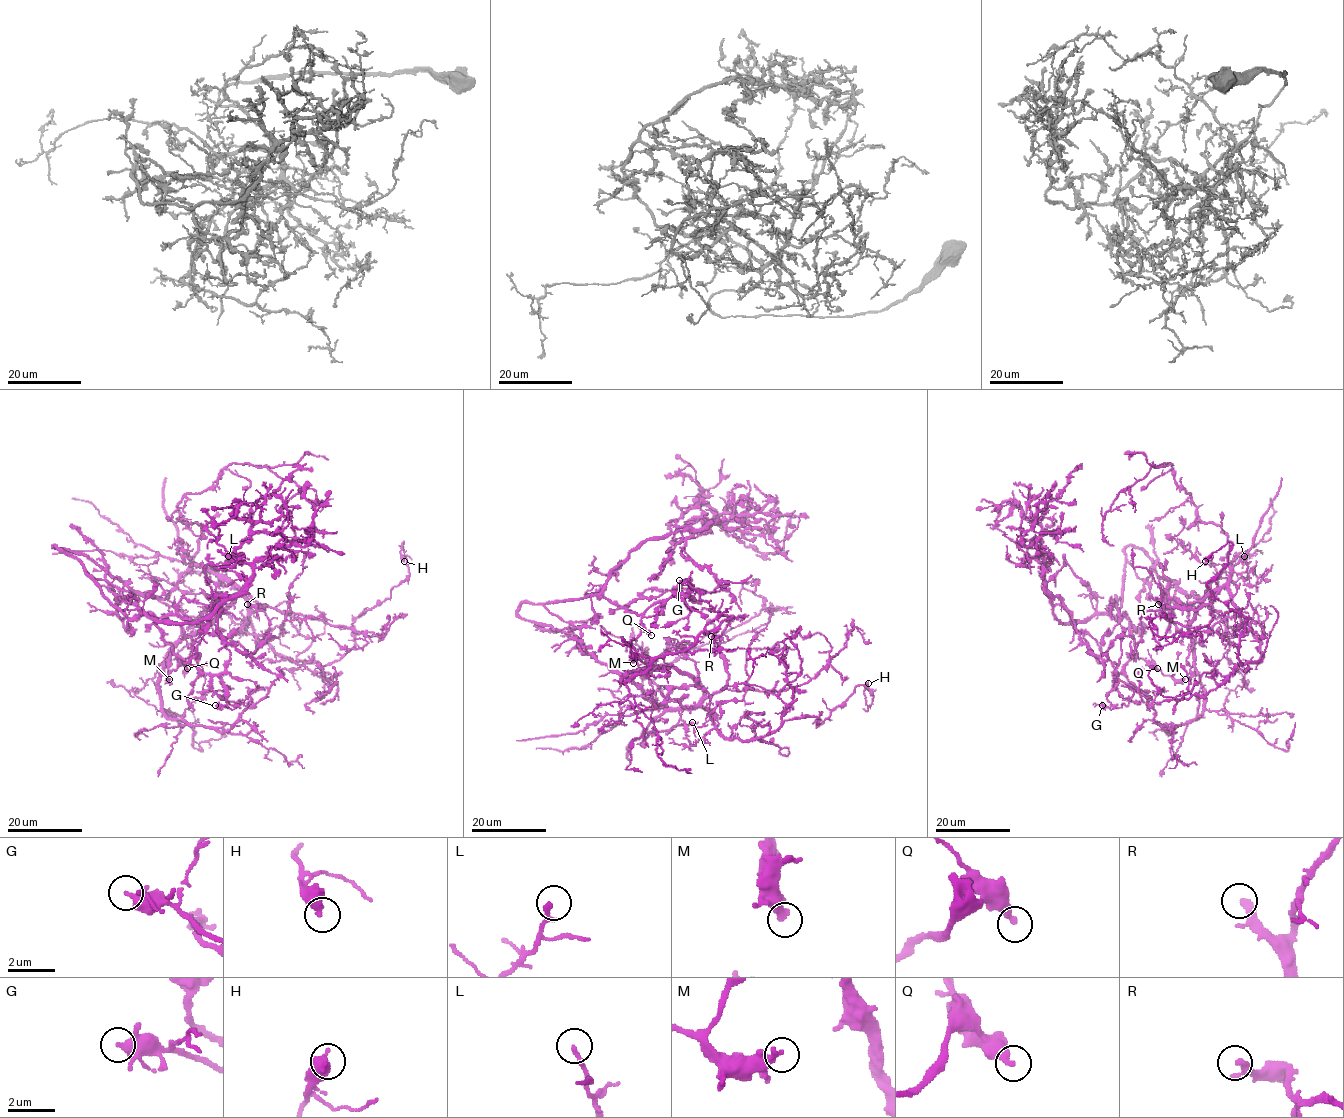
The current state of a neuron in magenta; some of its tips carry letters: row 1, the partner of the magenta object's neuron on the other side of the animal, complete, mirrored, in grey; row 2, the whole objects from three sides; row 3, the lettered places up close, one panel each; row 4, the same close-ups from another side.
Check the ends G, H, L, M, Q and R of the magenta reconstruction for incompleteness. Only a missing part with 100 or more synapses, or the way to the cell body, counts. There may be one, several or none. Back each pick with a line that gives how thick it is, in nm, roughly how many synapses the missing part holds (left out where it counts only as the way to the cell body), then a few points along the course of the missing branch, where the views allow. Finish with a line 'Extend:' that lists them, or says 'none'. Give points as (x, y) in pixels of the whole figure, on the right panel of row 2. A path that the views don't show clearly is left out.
R: 240 nm | 120 syn | (1158, 604), (1150, 612), (1144, 643), (1146, 657), (1122, 701), (1114, 725), (1114, 693)
Extend: R

